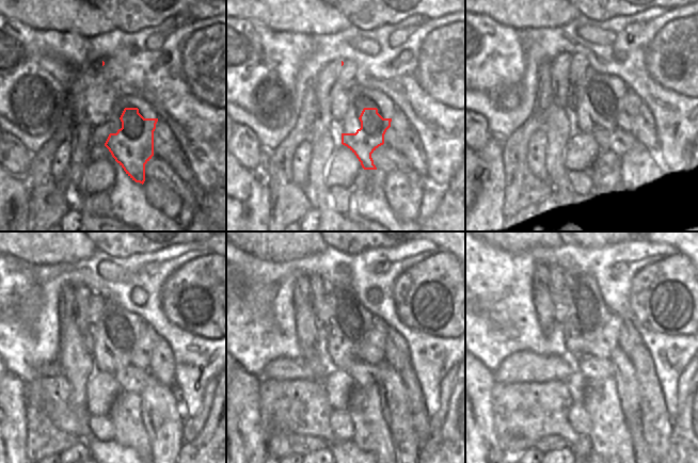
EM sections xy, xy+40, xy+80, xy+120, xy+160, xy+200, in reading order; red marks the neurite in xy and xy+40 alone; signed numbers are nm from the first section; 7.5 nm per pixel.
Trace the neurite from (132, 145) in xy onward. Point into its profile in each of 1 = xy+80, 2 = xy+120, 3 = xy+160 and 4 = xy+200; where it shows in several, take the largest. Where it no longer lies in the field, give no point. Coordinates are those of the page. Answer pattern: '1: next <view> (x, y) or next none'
1: next xy+80 (607, 123)
2: next xy+120 (143, 363)
3: next xy+160 (376, 363)
4: next xy+200 (580, 303)

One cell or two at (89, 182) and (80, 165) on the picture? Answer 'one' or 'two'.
two

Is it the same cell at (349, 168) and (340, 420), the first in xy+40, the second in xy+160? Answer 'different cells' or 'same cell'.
different cells

